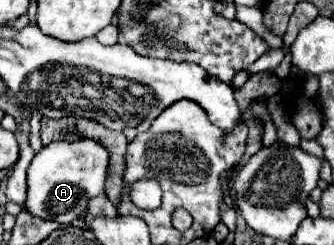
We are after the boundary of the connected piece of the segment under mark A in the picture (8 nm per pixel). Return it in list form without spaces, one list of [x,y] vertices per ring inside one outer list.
[[[78,139],[74,143],[56,141],[38,151],[26,173],[26,201],[24,209],[44,221],[58,221],[66,225],[78,219],[78,213],[88,205],[88,199],[104,193],[104,181],[108,173],[108,151],[92,141]]]

